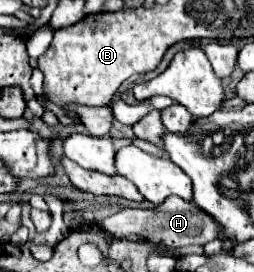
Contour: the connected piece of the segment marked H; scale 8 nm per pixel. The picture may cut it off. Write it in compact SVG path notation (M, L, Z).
M168 197L166 203L162 203L160 207L154 207L154 209L122 209L122 211L106 217L98 225L100 225L100 229L104 229L108 233L116 233L116 235L124 235L124 237L136 235L150 243L164 245L168 249L186 247L186 245L206 245L206 243L214 241L216 235L220 233L220 227L216 227L216 223L212 223L212 219L208 219L208 215L204 215L204 211L200 211L194 203L184 203L184 199L180 199L180 197Z

